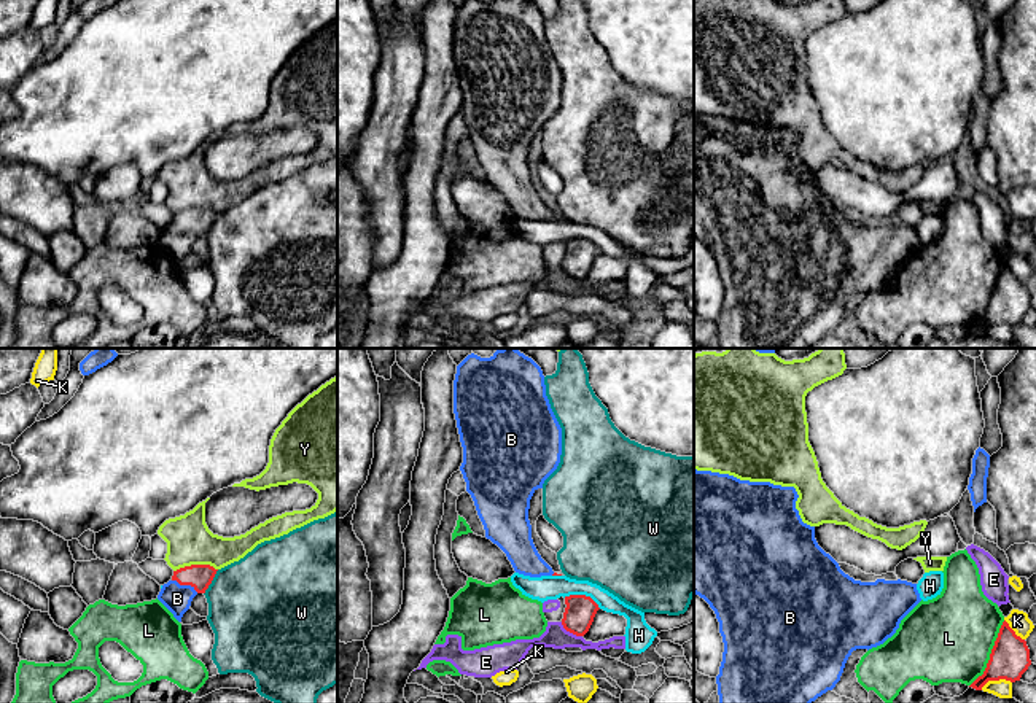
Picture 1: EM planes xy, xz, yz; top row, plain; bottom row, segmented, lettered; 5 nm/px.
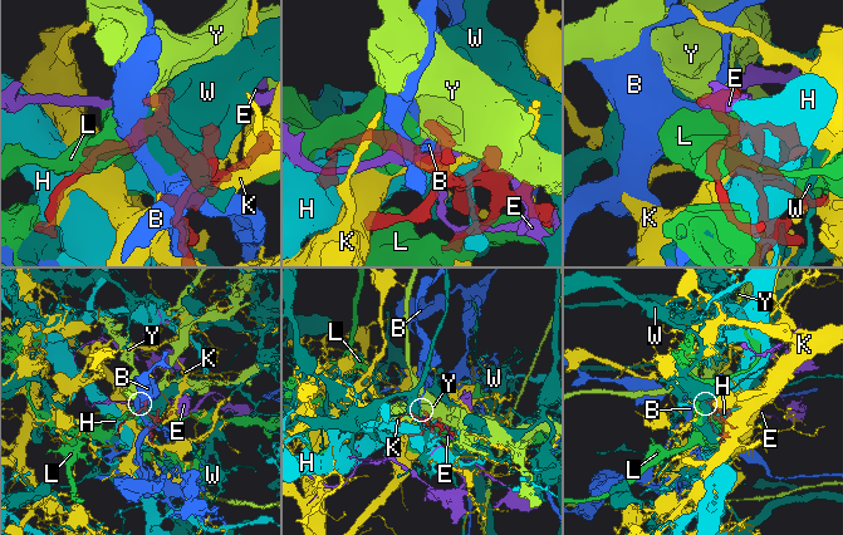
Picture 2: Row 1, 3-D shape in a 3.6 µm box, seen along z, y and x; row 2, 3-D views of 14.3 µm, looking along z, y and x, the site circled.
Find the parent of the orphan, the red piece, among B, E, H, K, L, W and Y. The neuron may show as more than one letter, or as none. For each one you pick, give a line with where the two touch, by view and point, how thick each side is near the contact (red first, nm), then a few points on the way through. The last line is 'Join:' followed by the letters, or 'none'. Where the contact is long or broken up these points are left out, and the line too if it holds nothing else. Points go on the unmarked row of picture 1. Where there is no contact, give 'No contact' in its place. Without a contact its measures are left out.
B: Touches red at xy (185, 228). Thickness 130 nm (red) against 150 nm. Path across: xy (199, 220), (185, 228), (177, 242)
Join: B

